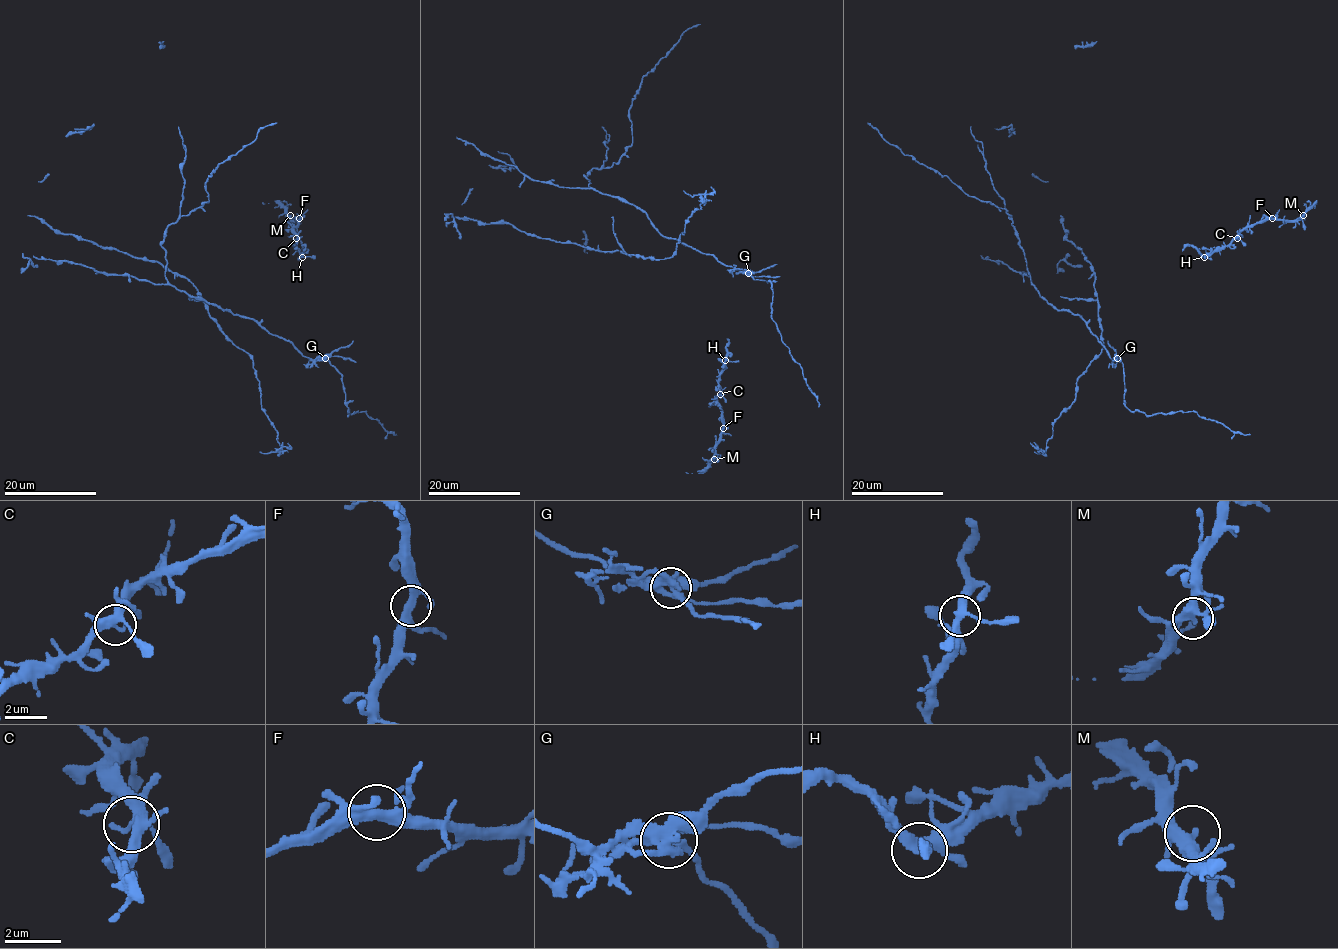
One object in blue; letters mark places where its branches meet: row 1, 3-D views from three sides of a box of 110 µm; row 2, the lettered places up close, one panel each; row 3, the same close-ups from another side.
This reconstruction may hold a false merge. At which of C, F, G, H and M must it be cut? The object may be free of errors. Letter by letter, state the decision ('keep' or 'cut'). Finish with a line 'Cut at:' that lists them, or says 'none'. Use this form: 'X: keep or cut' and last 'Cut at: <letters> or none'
C: keep
F: keep
G: cut
H: keep
M: keep
Cut at: G

